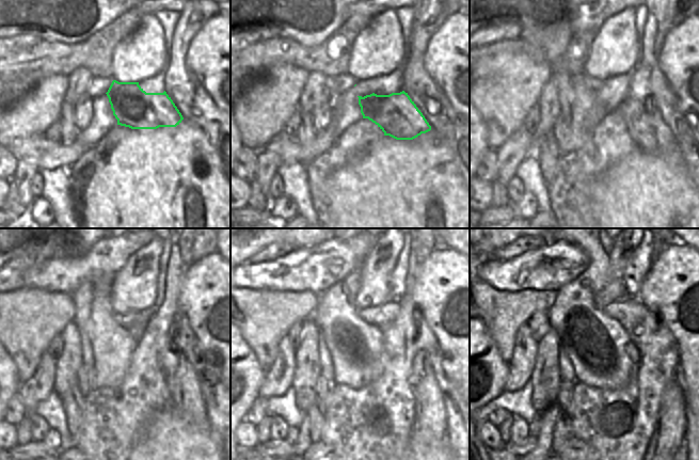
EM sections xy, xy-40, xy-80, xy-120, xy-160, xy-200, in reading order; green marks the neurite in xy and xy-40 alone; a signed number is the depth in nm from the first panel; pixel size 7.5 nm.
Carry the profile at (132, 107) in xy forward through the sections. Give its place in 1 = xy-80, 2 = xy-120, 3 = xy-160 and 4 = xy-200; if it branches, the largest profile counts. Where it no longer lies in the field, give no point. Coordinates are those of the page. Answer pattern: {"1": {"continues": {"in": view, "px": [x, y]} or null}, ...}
{"1": {"continues": {"in": "xy-80", "px": [646, 126]}}, "2": {"continues": {"in": "xy-120", "px": [186, 396]}}, "3": {"continues": {"in": "xy-160", "px": [430, 409]}}, "4": {"continues": {"in": "xy-200", "px": [671, 422]}}}

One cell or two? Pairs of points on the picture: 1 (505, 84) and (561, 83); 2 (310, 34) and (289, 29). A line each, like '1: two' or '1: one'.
1: two
2: one

